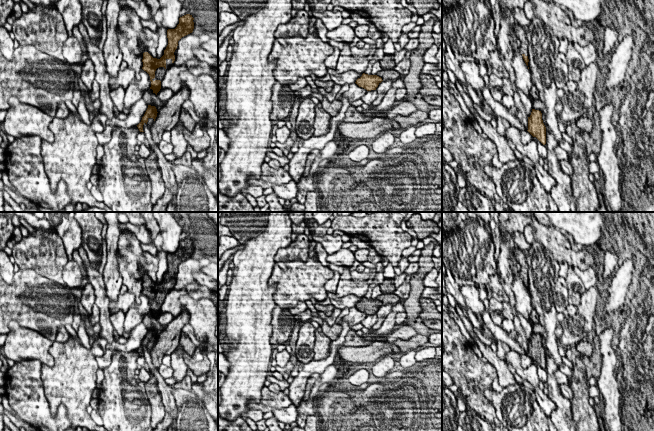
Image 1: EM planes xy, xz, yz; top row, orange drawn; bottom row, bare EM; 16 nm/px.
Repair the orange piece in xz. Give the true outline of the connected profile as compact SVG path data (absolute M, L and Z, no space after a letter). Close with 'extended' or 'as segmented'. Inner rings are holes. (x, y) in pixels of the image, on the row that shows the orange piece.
M363 73L362 76L356 80L355 83L359 87L362 87L367 91L371 91L376 90L376 88L382 81L382 78L377 75L368 75Z | as segmented

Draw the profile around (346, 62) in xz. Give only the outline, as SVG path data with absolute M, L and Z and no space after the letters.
M344 42L344 47L340 51L340 56L337 61L335 71L338 74L345 73L347 71L355 71L357 73L364 73L367 69L369 60L368 57L354 58L351 56L349 43Z

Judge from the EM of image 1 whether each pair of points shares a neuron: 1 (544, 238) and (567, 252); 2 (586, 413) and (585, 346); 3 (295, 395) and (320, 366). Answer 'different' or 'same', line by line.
1: same
2: different
3: same

